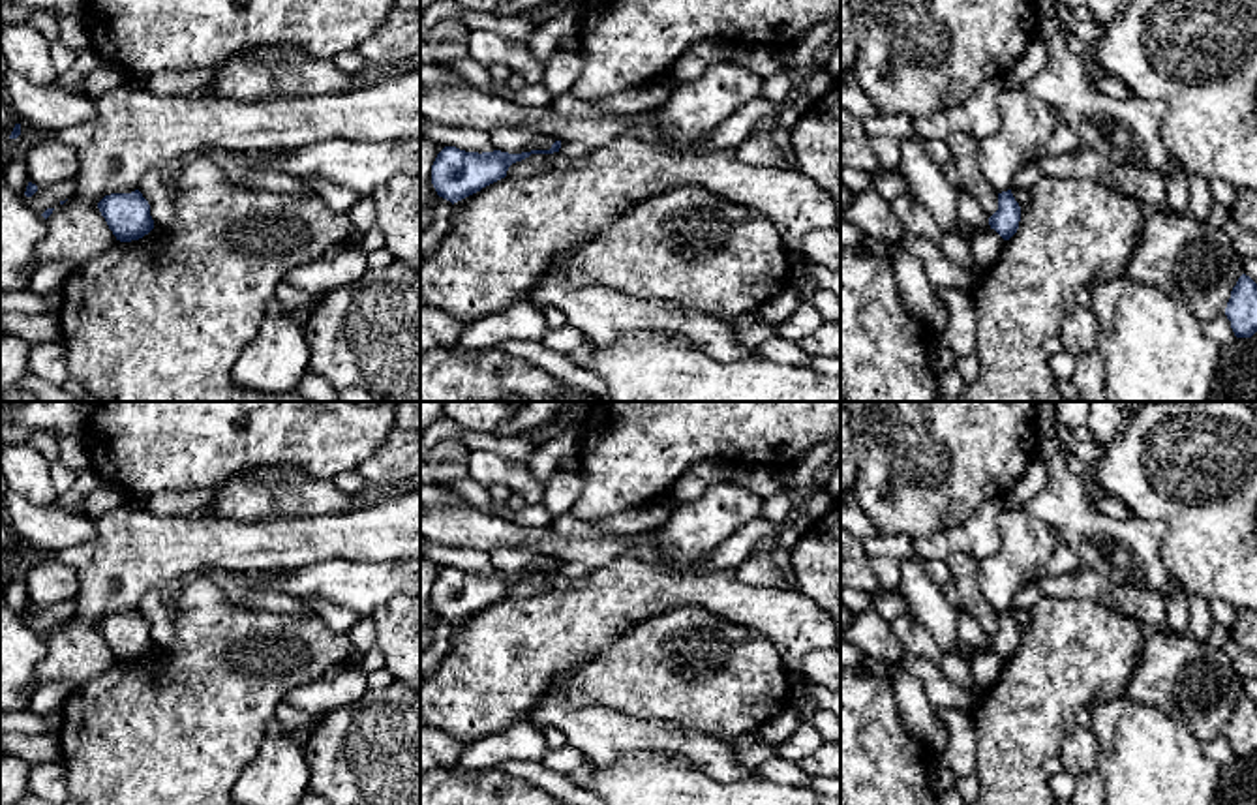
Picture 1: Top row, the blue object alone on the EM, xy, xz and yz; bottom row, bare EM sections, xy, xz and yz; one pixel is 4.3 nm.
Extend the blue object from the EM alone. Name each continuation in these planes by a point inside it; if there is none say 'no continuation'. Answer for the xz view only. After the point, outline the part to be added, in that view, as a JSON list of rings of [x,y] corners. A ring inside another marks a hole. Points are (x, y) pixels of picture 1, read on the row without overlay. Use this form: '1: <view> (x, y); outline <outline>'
no continuation

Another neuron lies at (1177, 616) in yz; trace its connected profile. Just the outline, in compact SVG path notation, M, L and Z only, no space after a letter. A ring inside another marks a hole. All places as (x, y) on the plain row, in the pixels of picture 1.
M1174 580L1174 589L1167 597L1169 610L1165 619L1165 629L1173 632L1186 632L1188 630L1188 595Z

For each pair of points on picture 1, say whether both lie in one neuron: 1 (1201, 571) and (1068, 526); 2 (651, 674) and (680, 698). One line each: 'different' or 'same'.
1: different
2: same

